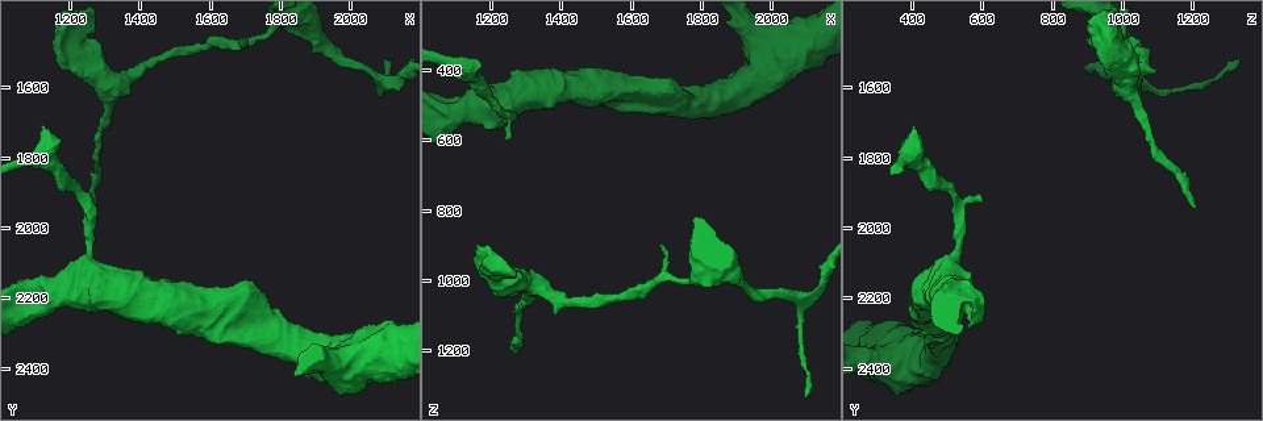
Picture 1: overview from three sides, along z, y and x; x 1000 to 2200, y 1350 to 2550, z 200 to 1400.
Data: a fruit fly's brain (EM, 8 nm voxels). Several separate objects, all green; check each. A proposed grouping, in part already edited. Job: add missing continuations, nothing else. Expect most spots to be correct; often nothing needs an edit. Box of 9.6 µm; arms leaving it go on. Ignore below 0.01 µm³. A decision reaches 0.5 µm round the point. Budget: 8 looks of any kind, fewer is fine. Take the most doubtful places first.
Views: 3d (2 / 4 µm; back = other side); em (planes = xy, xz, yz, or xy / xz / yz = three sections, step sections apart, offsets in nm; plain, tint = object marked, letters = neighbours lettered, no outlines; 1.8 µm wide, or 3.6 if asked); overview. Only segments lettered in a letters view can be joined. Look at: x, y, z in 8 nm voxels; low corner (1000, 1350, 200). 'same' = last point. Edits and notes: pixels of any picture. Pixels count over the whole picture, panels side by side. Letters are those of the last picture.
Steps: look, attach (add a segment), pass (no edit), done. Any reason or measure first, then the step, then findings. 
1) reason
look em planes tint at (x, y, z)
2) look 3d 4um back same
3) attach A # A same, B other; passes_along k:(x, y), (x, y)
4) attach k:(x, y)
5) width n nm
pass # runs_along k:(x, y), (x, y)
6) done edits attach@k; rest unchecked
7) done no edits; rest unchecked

tapers out
look 3d 2um at (1260, 1940, 1210)

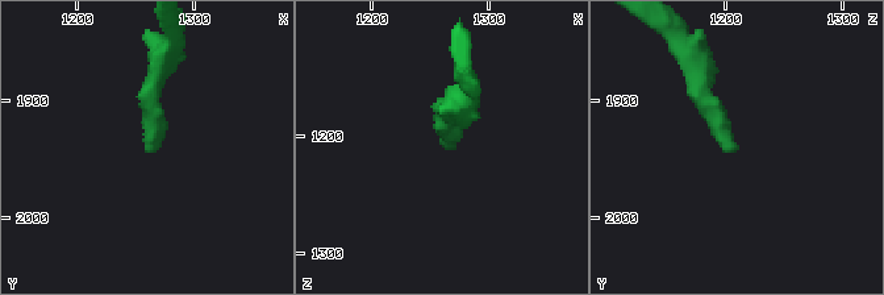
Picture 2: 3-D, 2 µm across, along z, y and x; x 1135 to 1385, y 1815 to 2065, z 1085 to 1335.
need the tissue
look em planes letters at (1262, 1940, 1212)

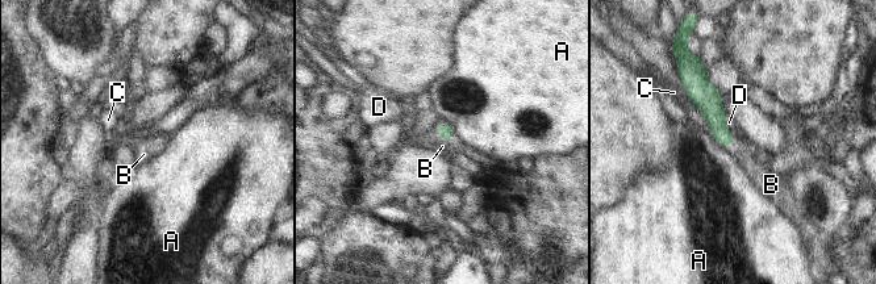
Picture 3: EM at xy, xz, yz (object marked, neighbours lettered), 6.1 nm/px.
attach B # A other, B same, C other, D other; passes_along 3:(712, 108), (733, 142), (742, 151); the neuron continues

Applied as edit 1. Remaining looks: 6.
an open end
look 3d 4um at (1240, 1930, 600)

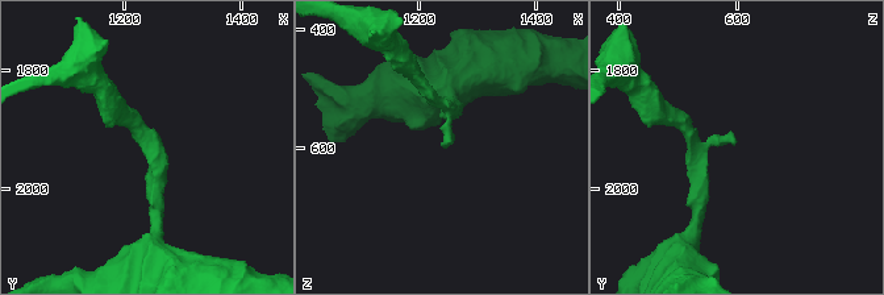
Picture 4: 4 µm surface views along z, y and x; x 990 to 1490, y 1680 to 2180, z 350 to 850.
now the EM
look em xy step 16 plain at (1245, 1925, 600)

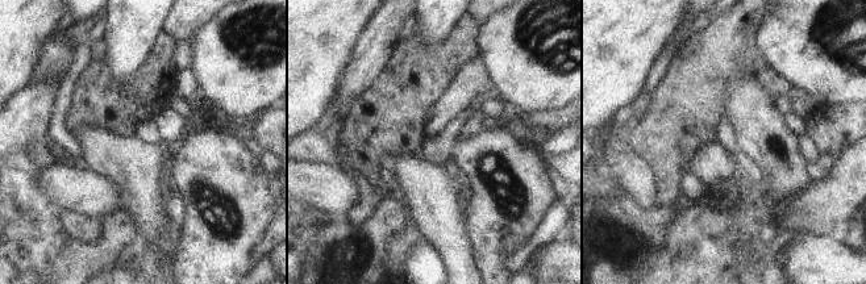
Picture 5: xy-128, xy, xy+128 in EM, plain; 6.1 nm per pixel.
look em xy step 16 letters same

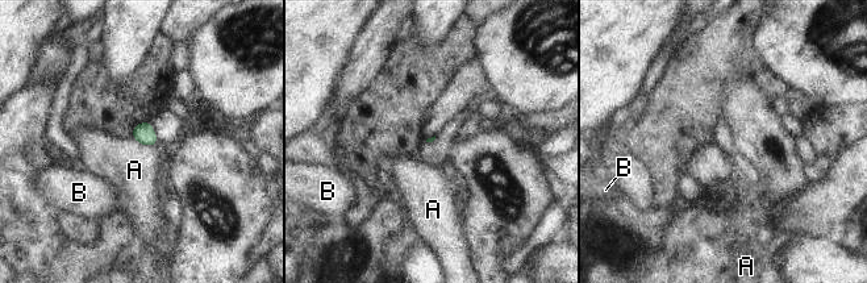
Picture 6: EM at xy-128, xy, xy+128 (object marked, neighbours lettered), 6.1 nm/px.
pass # A other, B other; border 6:(132, 138), (142, 144), (157, 145); no lettered segment goes on from it

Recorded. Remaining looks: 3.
free end
look 3d 4um at (1130, 1710, 410)

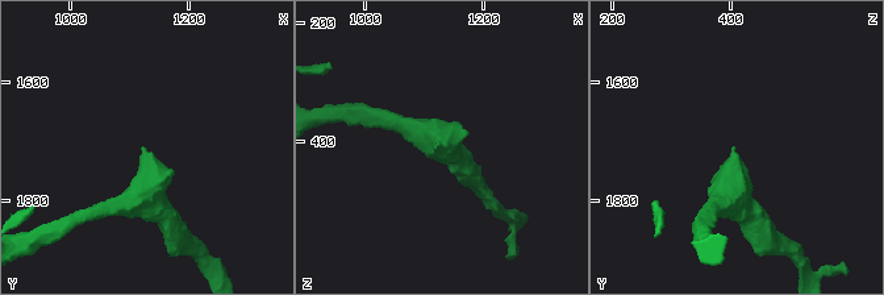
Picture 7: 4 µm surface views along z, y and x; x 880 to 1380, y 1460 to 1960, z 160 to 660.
now the EM
look em yz step 4 plain at (1120, 1710, 405)

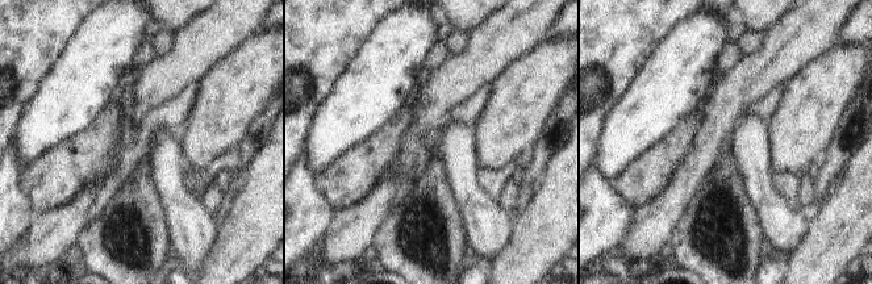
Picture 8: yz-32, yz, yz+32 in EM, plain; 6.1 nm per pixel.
look em yz step 4 letters same

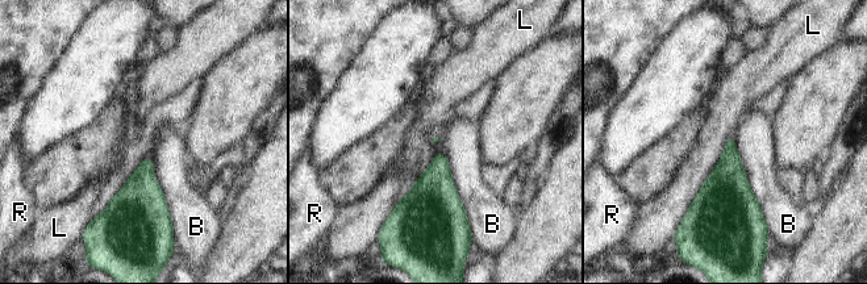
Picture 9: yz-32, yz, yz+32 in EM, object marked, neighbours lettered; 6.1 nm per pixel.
pass # B other, L other, R other; border 9:(729, 134), (718, 163), (683, 214); no lettered segment goes on from it

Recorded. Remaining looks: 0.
done edits attach@3; rest unchecked

